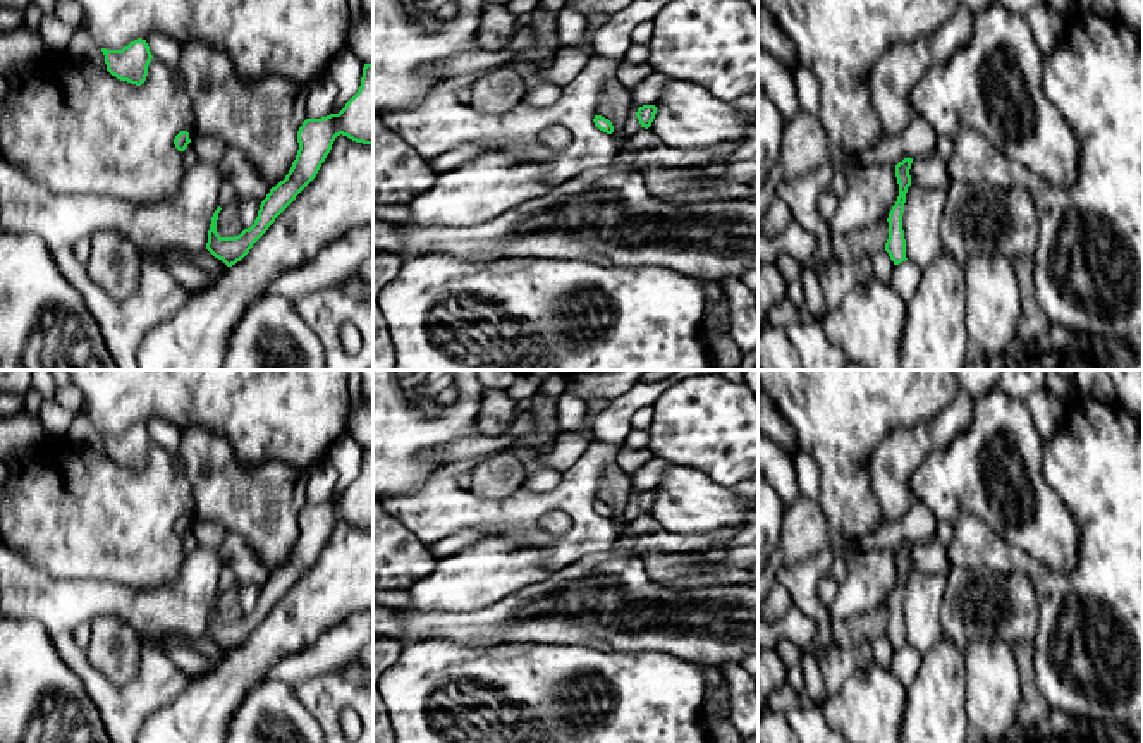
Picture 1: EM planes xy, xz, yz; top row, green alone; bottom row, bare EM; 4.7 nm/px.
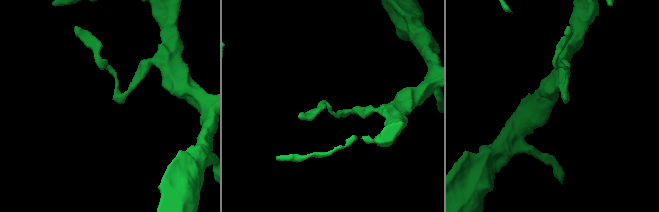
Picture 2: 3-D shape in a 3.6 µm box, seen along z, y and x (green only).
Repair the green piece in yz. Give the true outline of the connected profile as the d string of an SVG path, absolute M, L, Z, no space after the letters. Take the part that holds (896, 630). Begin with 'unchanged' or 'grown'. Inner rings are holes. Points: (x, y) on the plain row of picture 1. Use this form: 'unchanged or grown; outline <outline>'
unchanged; outline M908 542L895 550L899 581L887 604L889 624L885 628L885 636L889 638L894 650L899 650L908 645L906 624L902 616L902 599L904 599L906 578L908 578L908 573L911 571L911 561L909 561L911 549L913 549L913 543Z

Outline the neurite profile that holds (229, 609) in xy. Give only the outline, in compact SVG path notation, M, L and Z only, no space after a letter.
M237 588L227 590L220 595L217 605L217 617L220 623L235 623L244 616Z

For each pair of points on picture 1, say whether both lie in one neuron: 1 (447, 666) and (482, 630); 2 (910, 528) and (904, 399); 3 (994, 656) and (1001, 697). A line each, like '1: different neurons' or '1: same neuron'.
1: different neurons
2: different neurons
3: same neuron

